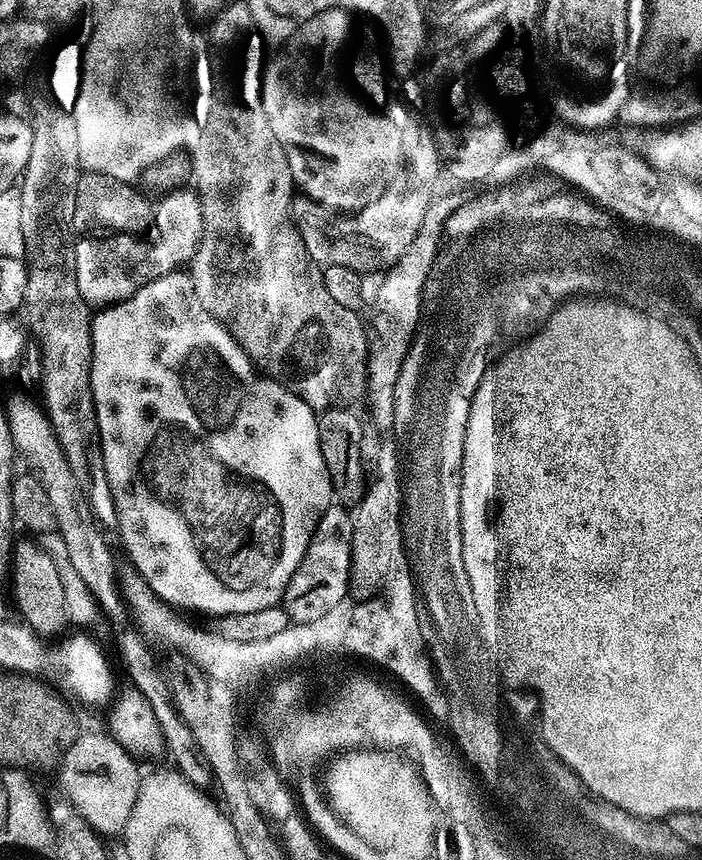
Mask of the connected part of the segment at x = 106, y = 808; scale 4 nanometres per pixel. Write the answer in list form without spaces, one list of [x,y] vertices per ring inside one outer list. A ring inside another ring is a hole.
[[[104,732],[77,735],[58,765],[60,792],[64,795],[61,797],[97,834],[123,833],[140,789],[139,767],[141,765],[111,735]]]

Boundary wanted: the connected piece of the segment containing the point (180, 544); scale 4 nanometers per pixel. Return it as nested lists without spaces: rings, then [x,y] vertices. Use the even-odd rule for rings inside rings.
[[[177,270],[165,276],[159,276],[156,280],[152,280],[146,286],[139,288],[130,299],[123,300],[121,304],[104,307],[92,316],[92,369],[90,370],[90,386],[92,387],[92,397],[94,398],[94,406],[96,407],[96,421],[100,427],[100,445],[102,446],[102,454],[104,455],[104,469],[106,470],[106,478],[110,482],[110,490],[112,491],[114,506],[116,507],[115,527],[117,529],[120,528],[120,540],[124,543],[125,550],[128,551],[129,558],[127,559],[136,572],[146,580],[158,598],[180,610],[194,608],[198,612],[209,612],[209,617],[212,618],[225,616],[226,614],[250,614],[250,610],[266,610],[267,608],[277,607],[281,603],[284,587],[290,582],[294,570],[298,570],[298,566],[308,549],[308,544],[312,541],[320,515],[333,503],[332,479],[326,470],[326,462],[322,458],[317,413],[306,401],[300,396],[295,396],[293,392],[285,388],[279,381],[271,379],[257,371],[252,360],[238,346],[235,338],[218,321],[212,318],[202,306],[202,302],[198,302],[198,298],[192,293],[193,290],[194,282],[191,275],[187,271]]]

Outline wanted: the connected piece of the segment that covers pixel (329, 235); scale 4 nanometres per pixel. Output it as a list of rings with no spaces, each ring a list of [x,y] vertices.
[[[415,194],[412,204],[396,204],[396,200],[388,200],[387,195],[379,196],[365,208],[351,214],[328,214],[325,220],[301,223],[300,235],[304,237],[312,259],[321,265],[346,266],[361,274],[379,273],[391,268],[406,246],[414,242],[414,234],[426,214],[424,204],[416,204],[419,198]]]

